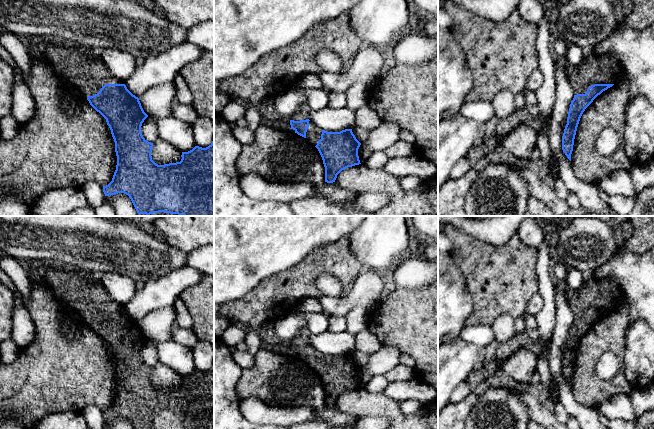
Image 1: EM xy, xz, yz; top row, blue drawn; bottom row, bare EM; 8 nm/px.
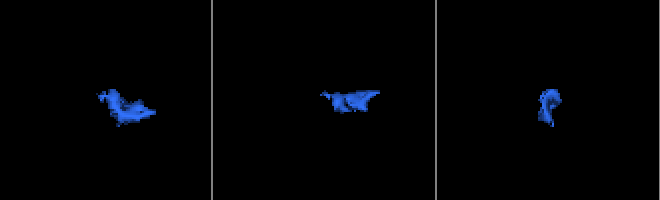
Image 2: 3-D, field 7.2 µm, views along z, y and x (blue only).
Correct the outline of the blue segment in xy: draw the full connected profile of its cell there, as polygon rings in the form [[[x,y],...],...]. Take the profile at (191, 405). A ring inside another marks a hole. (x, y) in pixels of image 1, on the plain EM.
[[[56,267],[37,270],[36,275],[44,280],[55,296],[59,296],[76,311],[90,329],[106,343],[115,366],[117,389],[112,405],[103,410],[105,420],[124,417],[129,420],[133,429],[214,429],[214,363],[206,372],[195,370],[188,376],[182,376],[180,386],[158,389],[151,380],[153,367],[148,366],[141,357],[142,347],[148,339],[144,336],[139,322],[127,313],[125,305],[115,302],[109,296],[100,280],[91,280],[77,272],[67,272]]]

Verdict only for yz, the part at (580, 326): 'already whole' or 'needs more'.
needs more

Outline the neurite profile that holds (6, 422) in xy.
[[[0,412],[0,429],[27,429],[22,422]]]

